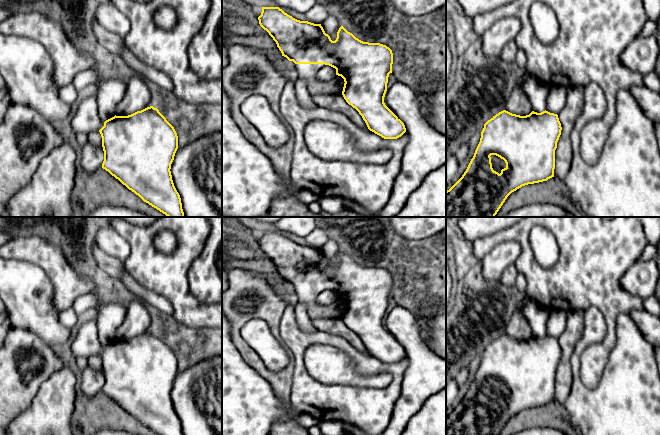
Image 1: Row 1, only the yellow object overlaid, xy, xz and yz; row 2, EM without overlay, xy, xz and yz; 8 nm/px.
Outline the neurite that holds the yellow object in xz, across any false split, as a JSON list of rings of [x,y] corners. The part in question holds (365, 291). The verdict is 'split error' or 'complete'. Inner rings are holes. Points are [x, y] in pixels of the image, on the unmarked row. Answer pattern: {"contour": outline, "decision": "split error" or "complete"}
{"contour": [[[262,231],[258,244],[276,266],[282,280],[296,288],[298,302],[307,306],[311,320],[341,317],[346,326],[359,336],[368,353],[384,363],[397,363],[406,356],[404,347],[384,327],[393,288],[389,271],[363,266],[343,250],[339,252],[336,264],[332,265],[321,248],[297,244],[279,231]],[[326,289],[336,293],[336,300],[328,305],[319,304],[317,297]]], "decision": "split error"}

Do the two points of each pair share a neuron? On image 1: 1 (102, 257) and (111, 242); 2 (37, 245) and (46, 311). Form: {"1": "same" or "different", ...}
{"1": "different", "2": "different"}

